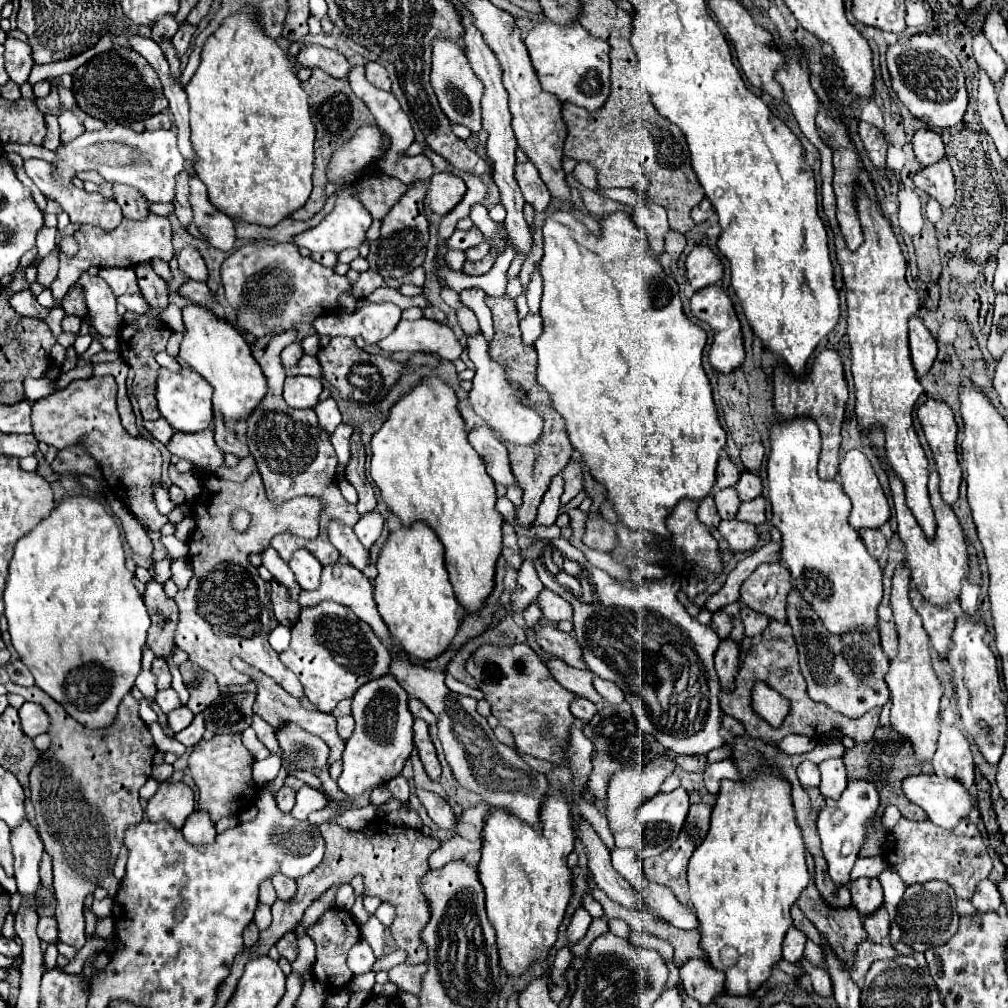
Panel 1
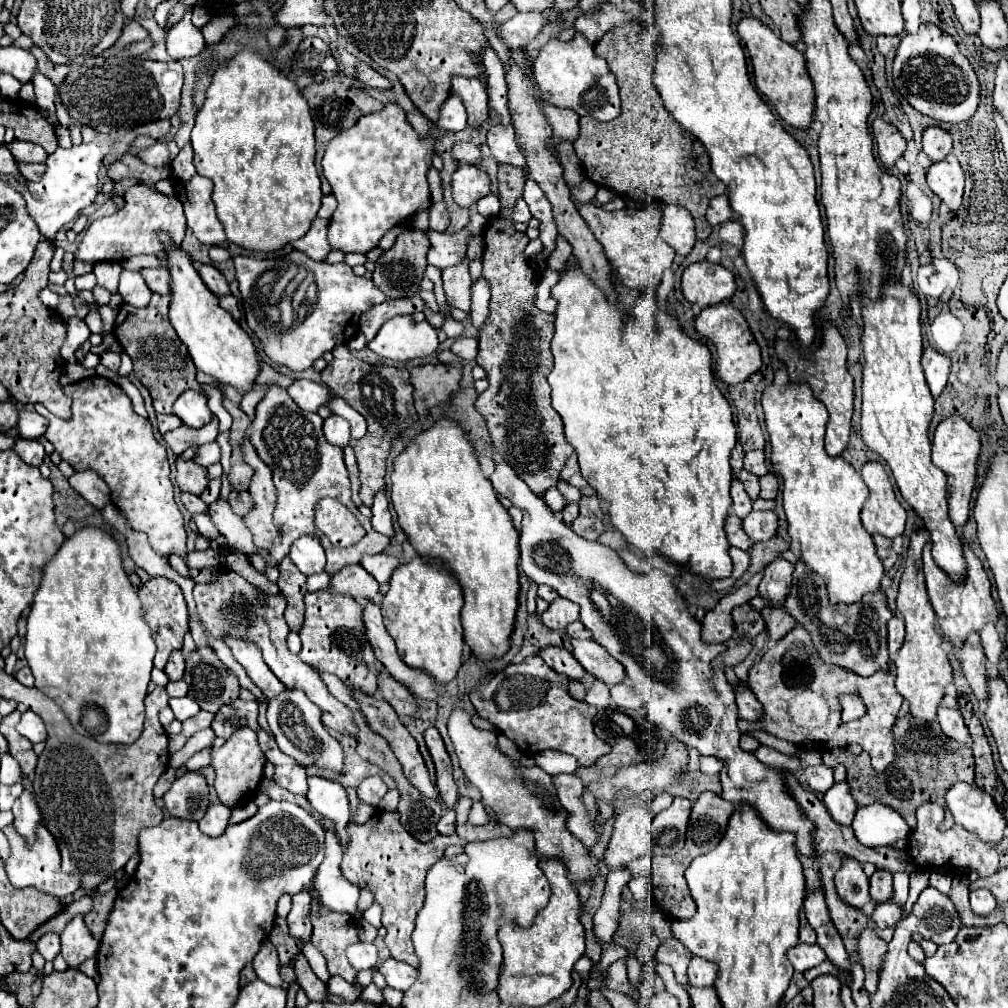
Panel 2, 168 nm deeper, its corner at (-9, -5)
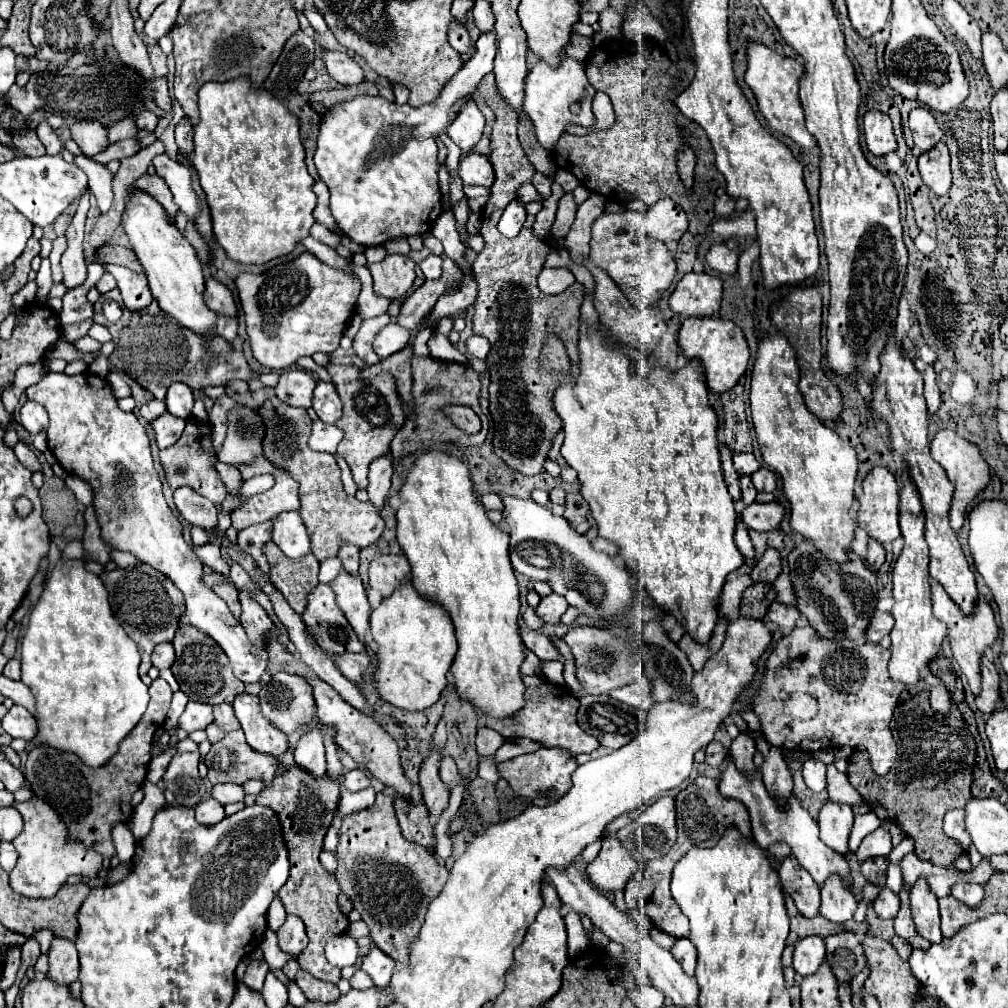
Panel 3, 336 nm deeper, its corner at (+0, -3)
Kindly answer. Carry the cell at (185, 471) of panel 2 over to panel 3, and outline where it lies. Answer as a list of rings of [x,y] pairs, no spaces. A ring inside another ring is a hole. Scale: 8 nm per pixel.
[[[190,416],[186,420],[186,428],[184,428],[184,434],[180,436],[180,440],[170,448],[160,450],[160,462],[162,462],[162,468],[166,472],[166,480],[172,490],[176,490],[180,486],[190,486],[192,490],[196,490],[198,494],[202,494],[204,498],[208,498],[214,504],[220,504],[226,498],[224,484],[214,468],[218,462],[218,456],[214,452],[208,422],[202,422],[202,420],[196,420],[194,416]]]

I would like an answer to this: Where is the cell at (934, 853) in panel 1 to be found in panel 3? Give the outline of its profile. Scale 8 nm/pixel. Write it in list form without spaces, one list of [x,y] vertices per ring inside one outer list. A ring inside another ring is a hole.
[[[956,808],[956,810],[946,812],[944,832],[946,832],[950,838],[958,840],[964,848],[970,846],[970,836],[968,836],[966,826],[964,826],[964,808]]]

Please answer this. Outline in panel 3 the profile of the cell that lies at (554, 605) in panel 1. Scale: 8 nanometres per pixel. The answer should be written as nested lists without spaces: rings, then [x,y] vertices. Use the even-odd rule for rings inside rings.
[[[552,592],[550,596],[546,596],[546,598],[540,600],[540,604],[538,604],[538,608],[536,608],[536,614],[538,614],[546,624],[558,624],[560,618],[562,618],[562,614],[566,612],[566,608],[568,608],[566,598],[560,596],[560,594],[556,594],[556,592]]]

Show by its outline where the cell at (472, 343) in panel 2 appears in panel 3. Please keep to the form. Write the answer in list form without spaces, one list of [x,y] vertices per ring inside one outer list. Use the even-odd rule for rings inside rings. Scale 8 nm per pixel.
[[[472,336],[466,342],[466,346],[468,346],[468,352],[474,354],[476,358],[480,358],[480,360],[484,360],[488,356],[488,350],[490,350],[490,342],[486,338],[482,338],[482,336]]]

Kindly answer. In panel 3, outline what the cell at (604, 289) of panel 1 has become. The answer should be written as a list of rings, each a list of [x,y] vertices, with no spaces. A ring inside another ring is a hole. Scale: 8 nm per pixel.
[[[580,326],[580,376],[576,378],[576,384],[564,384],[556,390],[554,394],[554,408],[562,418],[564,424],[564,444],[562,444],[562,456],[568,466],[572,466],[578,472],[580,480],[580,494],[590,506],[590,514],[596,520],[598,534],[618,546],[618,556],[626,562],[626,566],[638,576],[642,582],[644,590],[650,594],[650,598],[656,602],[656,606],[672,614],[678,624],[684,626],[684,630],[690,634],[690,638],[698,640],[700,644],[710,640],[714,624],[718,622],[718,600],[720,592],[724,588],[726,576],[740,568],[744,564],[744,556],[734,544],[734,528],[736,528],[736,510],[734,510],[734,500],[726,490],[722,468],[720,468],[720,452],[718,452],[718,438],[716,438],[716,428],[718,428],[718,418],[716,412],[708,406],[708,388],[704,380],[702,366],[698,360],[690,360],[682,370],[676,374],[666,372],[664,368],[652,368],[646,378],[638,374],[638,364],[642,362],[642,354],[632,348],[606,348],[604,342],[604,332],[598,326]]]

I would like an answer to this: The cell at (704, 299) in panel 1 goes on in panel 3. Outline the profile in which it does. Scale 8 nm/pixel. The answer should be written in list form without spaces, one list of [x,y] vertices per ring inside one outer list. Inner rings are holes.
[[[686,318],[678,332],[678,346],[686,360],[698,360],[704,368],[706,384],[710,392],[722,394],[730,390],[748,368],[750,350],[742,330],[724,318]]]

